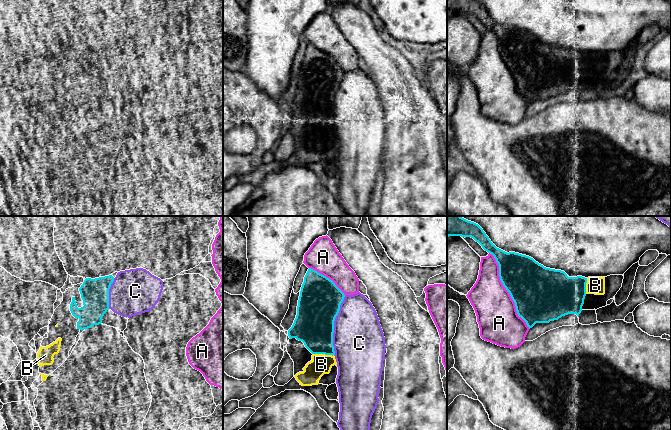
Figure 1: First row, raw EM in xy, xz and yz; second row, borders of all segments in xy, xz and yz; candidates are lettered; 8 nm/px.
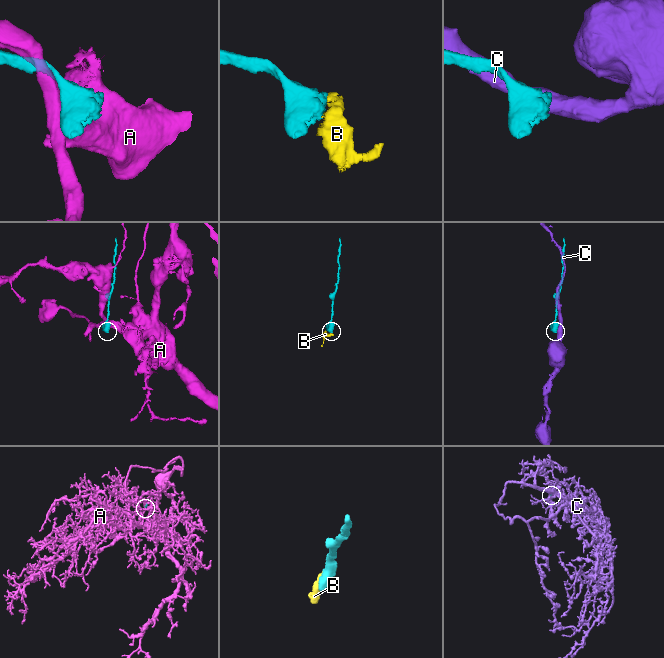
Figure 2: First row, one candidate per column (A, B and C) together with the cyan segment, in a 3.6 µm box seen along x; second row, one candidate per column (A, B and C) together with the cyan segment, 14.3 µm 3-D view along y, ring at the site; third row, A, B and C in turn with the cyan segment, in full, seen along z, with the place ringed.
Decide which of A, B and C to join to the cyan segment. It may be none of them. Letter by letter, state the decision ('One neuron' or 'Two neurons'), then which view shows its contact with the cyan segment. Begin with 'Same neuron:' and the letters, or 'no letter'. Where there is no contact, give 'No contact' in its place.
Same neuron: B
A: Two neurons. Touches cyan in yz
B: One neuron. Touches cyan in xz
C: Two neurons. Touches cyan in xz

